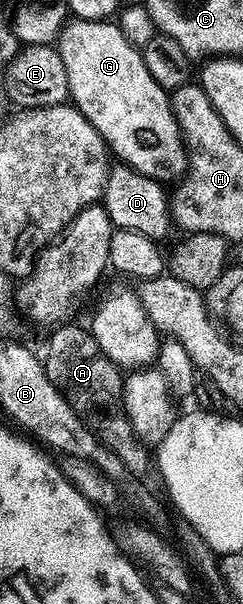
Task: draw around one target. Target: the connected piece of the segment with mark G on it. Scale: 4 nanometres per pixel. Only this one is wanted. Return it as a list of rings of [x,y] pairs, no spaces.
[[[69,19],[60,32],[58,51],[62,66],[66,66],[68,94],[71,103],[98,130],[98,134],[108,146],[108,151],[116,156],[121,165],[133,168],[138,174],[148,176],[151,180],[169,182],[179,181],[188,170],[188,153],[184,147],[184,138],[172,112],[169,93],[146,70],[144,53],[122,34],[116,22],[106,20]]]

